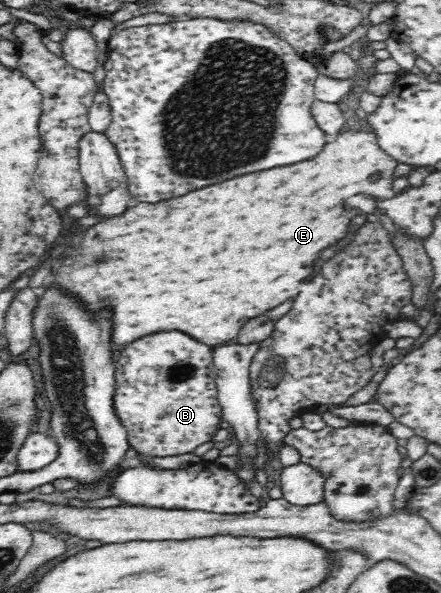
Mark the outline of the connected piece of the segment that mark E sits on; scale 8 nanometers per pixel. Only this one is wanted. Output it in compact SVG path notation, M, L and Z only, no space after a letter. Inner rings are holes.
M349 130L345 133L339 133L329 139L321 155L307 163L295 163L295 167L281 167L275 171L263 171L255 175L243 175L239 179L231 179L227 183L219 183L215 187L205 187L203 191L191 191L189 195L183 195L179 199L169 199L167 203L137 203L135 207L129 207L123 215L105 219L97 225L91 225L81 232L81 239L77 245L71 245L69 253L65 247L61 267L57 267L53 275L53 287L57 287L61 293L75 297L89 315L97 315L93 319L99 319L99 311L107 311L111 317L111 343L115 345L129 346L147 335L163 333L163 331L181 331L185 335L191 335L199 343L204 343L209 347L221 346L235 339L239 335L239 329L253 317L263 315L265 311L277 307L279 303L287 301L291 291L299 281L309 277L313 273L315 261L319 259L321 251L335 245L339 239L343 239L347 233L348 226L353 217L359 213L357 207L347 205L346 202L355 195L363 195L375 202L391 199L394 196L392 191L392 181L395 178L393 171L399 163L396 163L390 155L387 155L376 142L376 137L370 131Z

